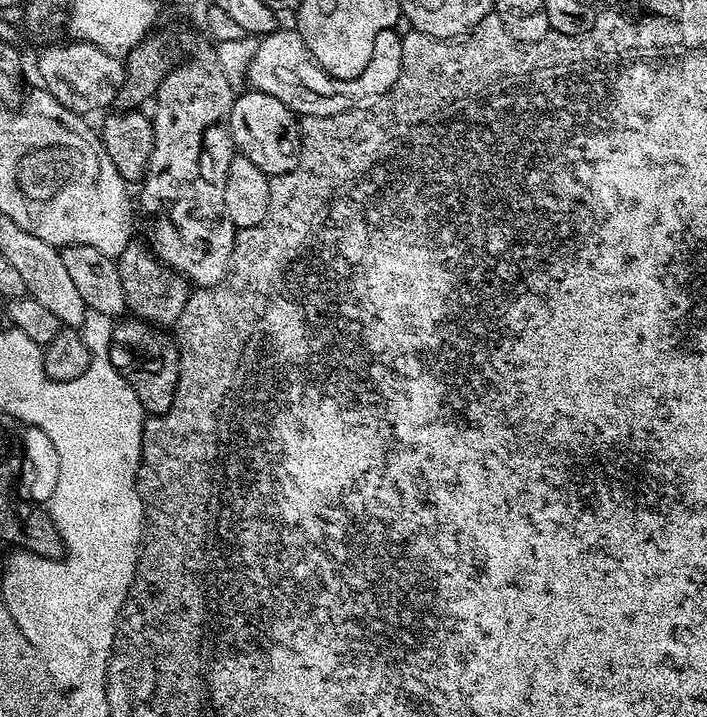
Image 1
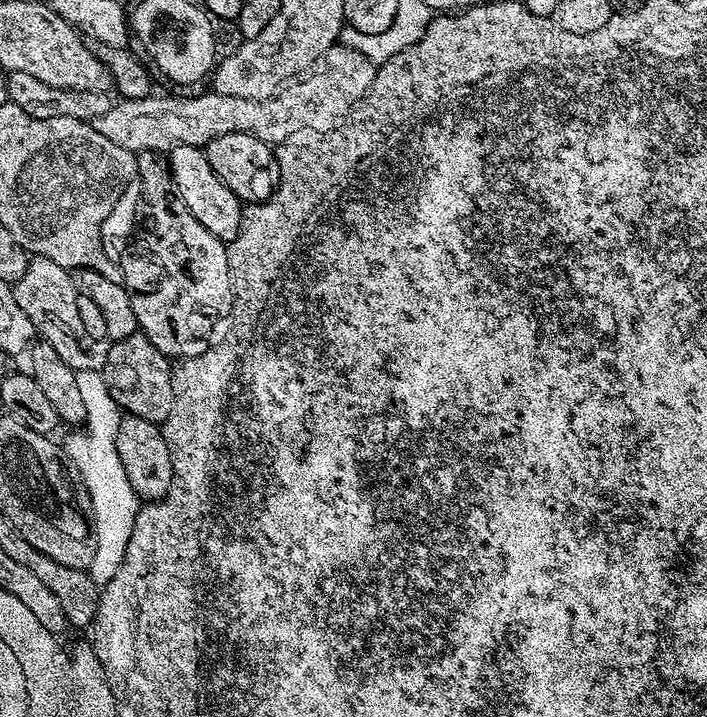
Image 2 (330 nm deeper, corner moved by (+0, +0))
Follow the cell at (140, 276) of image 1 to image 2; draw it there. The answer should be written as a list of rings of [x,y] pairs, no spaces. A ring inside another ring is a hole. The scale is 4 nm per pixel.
[[[137,332],[129,338],[113,341],[107,352],[107,362],[102,369],[105,384],[121,411],[126,414],[136,415],[148,422],[163,423],[170,414],[172,405],[172,373],[170,371],[169,357],[163,356],[161,351],[144,333]]]

